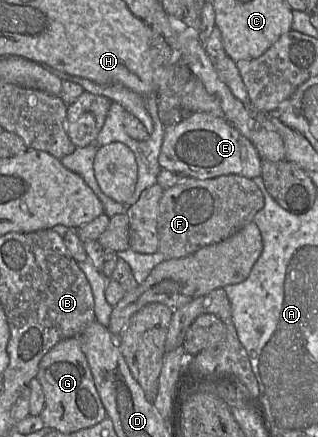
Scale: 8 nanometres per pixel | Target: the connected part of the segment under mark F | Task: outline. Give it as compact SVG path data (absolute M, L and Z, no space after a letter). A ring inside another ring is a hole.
M234 174L222 175L210 179L196 179L193 177L187 177L184 181L172 187L166 188L161 196L157 217L157 233L159 240L158 250L160 253L162 253L162 255L164 255L165 259L177 259L191 255L202 247L221 242L232 236L241 228L243 228L245 225L252 222L254 220L255 214L258 211L260 211L263 207L264 207L264 196L260 191L260 189L257 187L257 185L251 179Z

